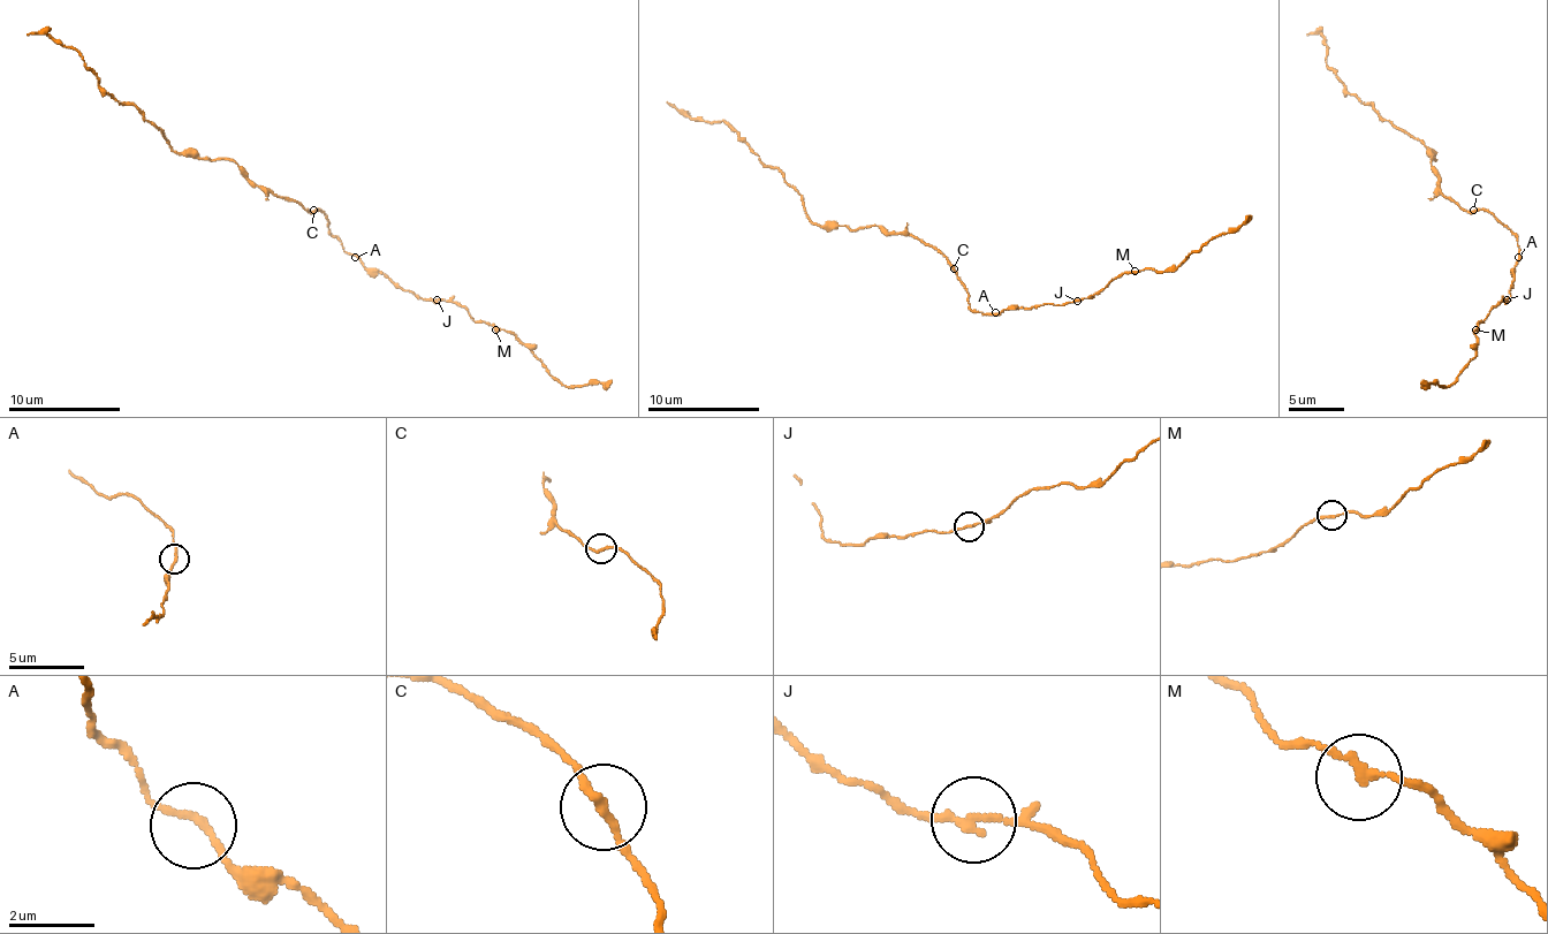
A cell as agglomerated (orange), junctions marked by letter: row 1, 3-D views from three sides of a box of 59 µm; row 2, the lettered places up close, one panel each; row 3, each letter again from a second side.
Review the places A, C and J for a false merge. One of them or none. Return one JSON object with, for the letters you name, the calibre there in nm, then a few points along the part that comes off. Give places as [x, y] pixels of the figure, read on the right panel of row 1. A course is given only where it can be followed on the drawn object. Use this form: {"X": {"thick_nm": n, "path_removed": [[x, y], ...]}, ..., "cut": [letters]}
{"cut": []}

